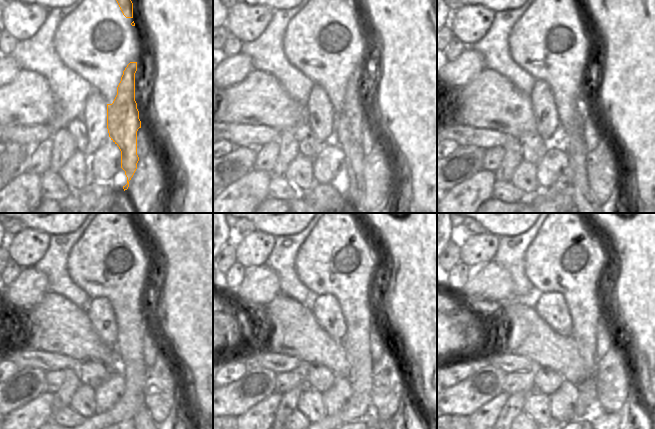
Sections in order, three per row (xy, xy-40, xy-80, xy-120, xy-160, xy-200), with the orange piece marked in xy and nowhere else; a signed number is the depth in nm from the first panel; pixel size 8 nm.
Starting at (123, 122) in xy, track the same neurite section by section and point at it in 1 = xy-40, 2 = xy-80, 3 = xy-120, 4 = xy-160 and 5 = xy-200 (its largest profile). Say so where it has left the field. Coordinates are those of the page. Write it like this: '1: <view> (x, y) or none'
1: xy-40 (348, 124)
2: xy-80 (581, 191)
3: xy-120 (142, 416)
4: xy-160 (370, 416)
5: xy-200 (594, 410)

